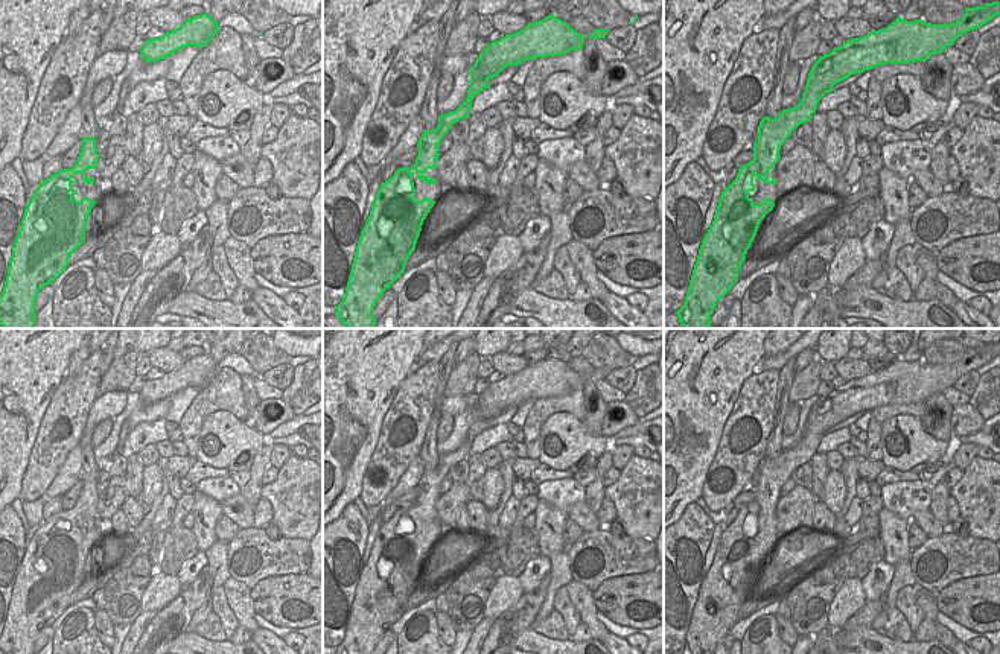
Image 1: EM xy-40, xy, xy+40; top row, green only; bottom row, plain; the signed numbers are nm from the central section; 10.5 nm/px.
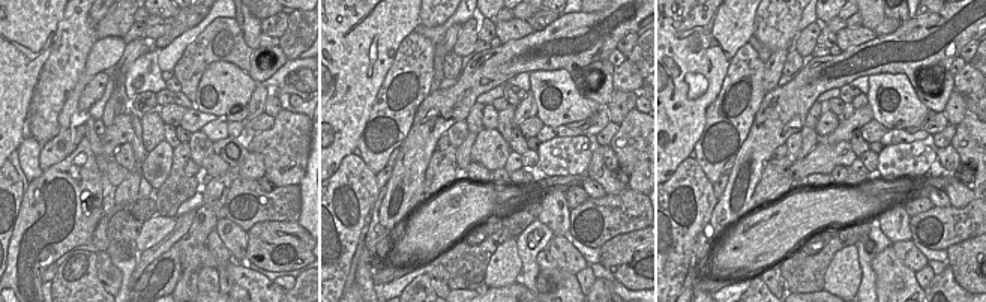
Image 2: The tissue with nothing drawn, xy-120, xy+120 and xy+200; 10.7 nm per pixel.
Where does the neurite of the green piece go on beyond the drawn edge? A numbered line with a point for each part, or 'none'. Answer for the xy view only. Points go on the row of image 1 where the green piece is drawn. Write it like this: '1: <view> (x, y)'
none

